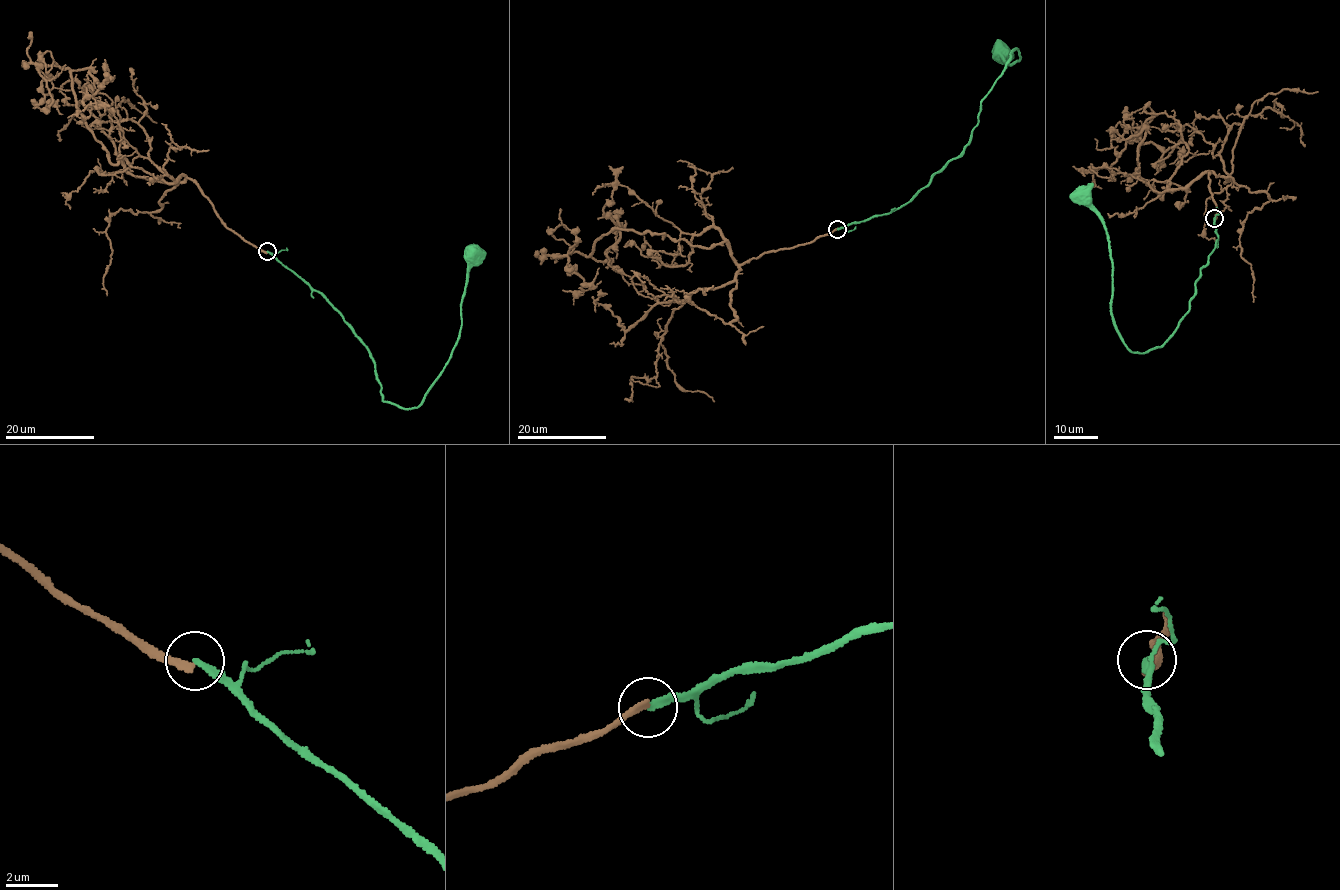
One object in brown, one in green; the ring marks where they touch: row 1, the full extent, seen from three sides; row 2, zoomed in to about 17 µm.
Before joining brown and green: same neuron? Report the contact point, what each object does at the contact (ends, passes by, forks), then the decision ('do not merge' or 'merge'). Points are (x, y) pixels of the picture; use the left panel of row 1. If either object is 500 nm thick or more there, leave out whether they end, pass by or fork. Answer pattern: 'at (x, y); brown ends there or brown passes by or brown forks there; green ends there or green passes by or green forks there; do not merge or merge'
at (267, 251); brown ends there; green ends there; do not merge

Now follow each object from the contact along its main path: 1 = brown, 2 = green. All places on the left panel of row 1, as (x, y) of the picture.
1: (267, 251), (183, 174), (167, 182), (120, 155), (112, 164), (69, 68), (43, 66), (49, 95), (37, 69)
2: (267, 251), (351, 326), (374, 363), (384, 400), (409, 409), (417, 407), (444, 369), (461, 328), (473, 255)

